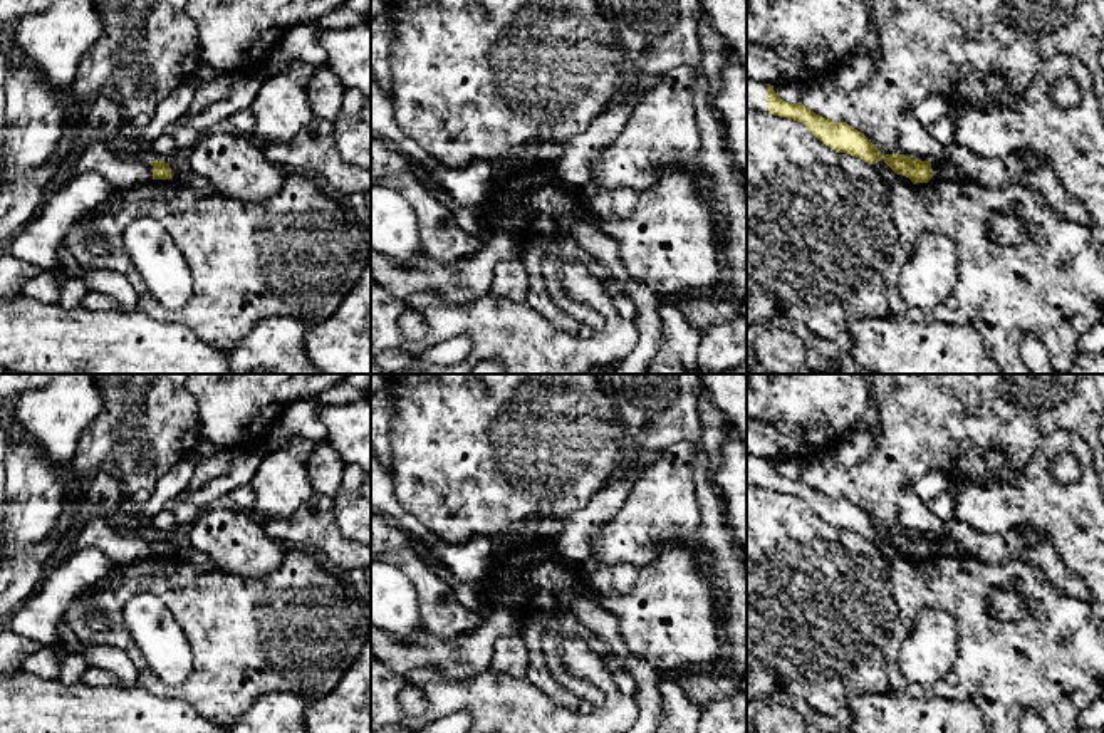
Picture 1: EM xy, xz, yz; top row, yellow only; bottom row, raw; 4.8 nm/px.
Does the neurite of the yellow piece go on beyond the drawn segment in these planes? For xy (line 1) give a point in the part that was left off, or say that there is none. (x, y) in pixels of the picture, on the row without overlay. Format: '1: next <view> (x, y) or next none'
1: next none

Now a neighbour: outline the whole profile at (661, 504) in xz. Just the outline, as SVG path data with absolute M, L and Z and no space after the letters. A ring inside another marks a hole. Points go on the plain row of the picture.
M680 441L653 458L631 485L619 512L591 532L591 560L641 567L659 557L666 538L693 540L701 522L693 461L698 450Z

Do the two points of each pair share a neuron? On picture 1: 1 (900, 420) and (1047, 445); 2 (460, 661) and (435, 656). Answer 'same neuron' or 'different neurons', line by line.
1: different neurons
2: same neuron

